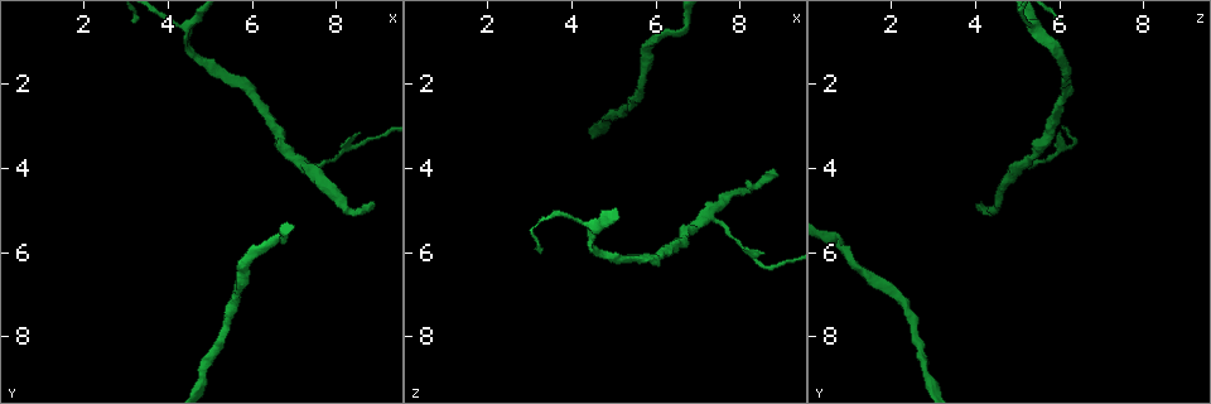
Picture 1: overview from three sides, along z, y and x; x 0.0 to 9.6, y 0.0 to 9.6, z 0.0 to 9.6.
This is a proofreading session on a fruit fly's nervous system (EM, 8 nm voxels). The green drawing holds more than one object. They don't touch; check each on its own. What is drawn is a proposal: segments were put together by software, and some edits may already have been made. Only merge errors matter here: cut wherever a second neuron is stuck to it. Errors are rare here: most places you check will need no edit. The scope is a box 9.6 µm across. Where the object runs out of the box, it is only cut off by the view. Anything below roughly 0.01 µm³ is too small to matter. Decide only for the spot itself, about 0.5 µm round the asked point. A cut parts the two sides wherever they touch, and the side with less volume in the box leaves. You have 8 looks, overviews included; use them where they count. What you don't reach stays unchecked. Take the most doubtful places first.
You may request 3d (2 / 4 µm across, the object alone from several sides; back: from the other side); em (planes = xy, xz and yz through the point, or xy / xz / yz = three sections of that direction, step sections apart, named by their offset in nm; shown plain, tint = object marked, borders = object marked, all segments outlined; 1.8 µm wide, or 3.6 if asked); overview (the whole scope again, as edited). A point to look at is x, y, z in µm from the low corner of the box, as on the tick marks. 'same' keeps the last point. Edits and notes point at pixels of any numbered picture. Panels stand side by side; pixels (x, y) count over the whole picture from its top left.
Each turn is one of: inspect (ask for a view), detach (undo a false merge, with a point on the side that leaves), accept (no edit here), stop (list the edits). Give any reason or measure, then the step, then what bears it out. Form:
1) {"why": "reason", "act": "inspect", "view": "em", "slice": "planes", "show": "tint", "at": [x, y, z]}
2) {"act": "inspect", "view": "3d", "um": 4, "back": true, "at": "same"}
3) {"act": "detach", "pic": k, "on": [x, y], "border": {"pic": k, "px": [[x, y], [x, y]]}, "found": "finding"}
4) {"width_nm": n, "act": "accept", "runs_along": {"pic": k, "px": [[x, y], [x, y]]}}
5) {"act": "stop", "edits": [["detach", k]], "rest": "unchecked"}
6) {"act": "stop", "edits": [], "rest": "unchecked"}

{"why": "branch point", "act": "inspect", "view": "em", "slice": "xz", "step": 16, "show": "tint", "at": [7.15, 4.00, 5.05]}

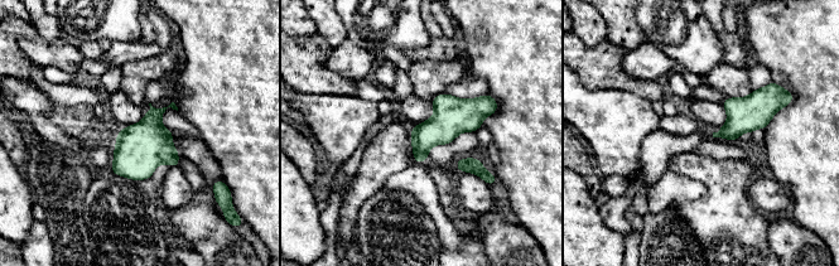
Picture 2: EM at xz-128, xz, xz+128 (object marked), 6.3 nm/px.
{"act": "inspect", "view": "em", "slice": "planes", "show": "tint", "at": "same"}

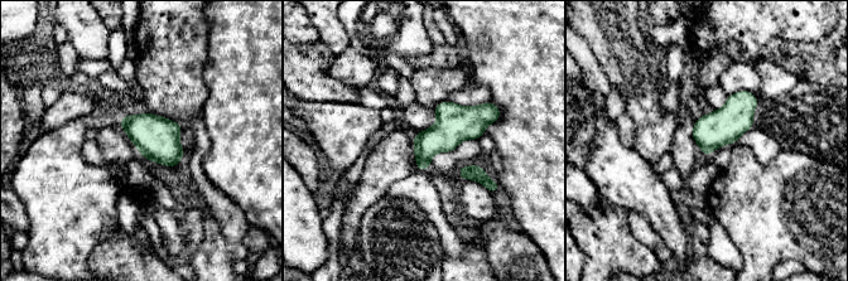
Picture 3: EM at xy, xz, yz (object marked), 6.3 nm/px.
{"width_nm": 220, "act": "accept", "found": "one neuron here"}

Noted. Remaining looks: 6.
{"why": "arms part here", "act": "inspect", "view": "3d", "um": 4, "at": [4.50, 0.65, 5.40]}

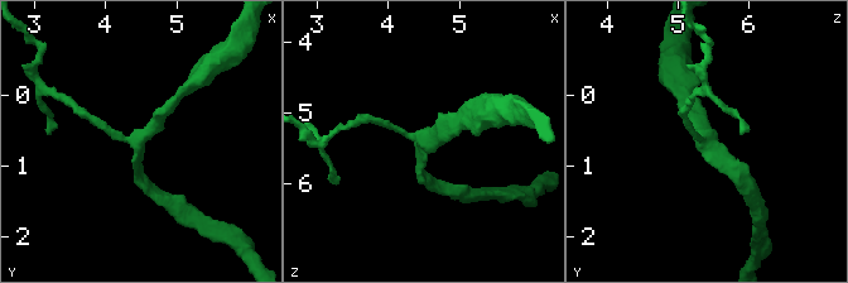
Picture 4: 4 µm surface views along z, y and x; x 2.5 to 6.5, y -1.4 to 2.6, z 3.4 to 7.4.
{"why": "shape alone is not enough", "act": "inspect", "view": "em", "slice": "yz", "step": 4, "show": "tint", "at": [4.40, 0.65, 5.35]}

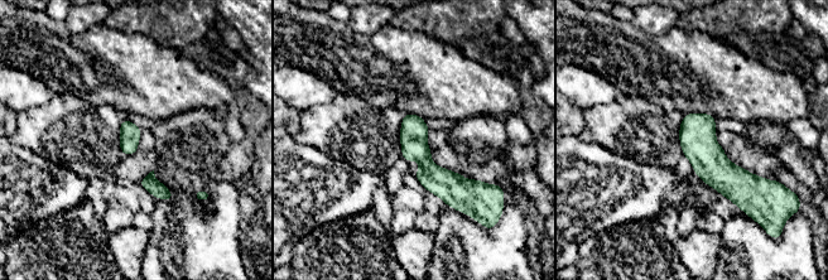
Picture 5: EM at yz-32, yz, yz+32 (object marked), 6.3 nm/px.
{"act": "accept", "runs_along": {"pic": 5, "px": [[405, 117], [413, 144], [453, 204]]}, "found": "one neuron here"}

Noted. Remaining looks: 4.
{"why": "sharp bend", "act": "inspect", "view": "3d", "um": 4, "at": [6.70, 5.65, 0.70]}

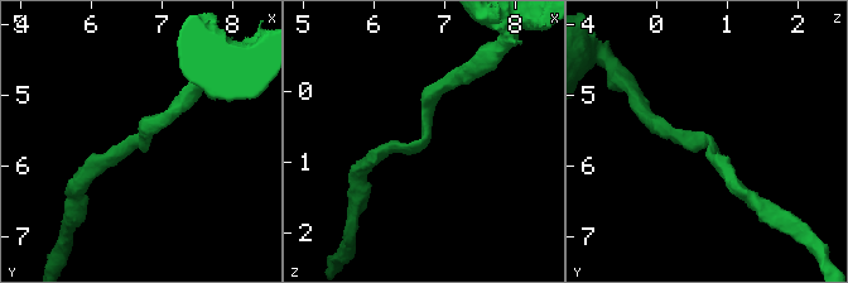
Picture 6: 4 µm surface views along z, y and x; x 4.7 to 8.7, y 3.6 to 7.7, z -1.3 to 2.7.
{"act": "inspect", "view": "em", "slice": "planes", "show": "tint", "at": [6.70, 5.60, 0.65]}

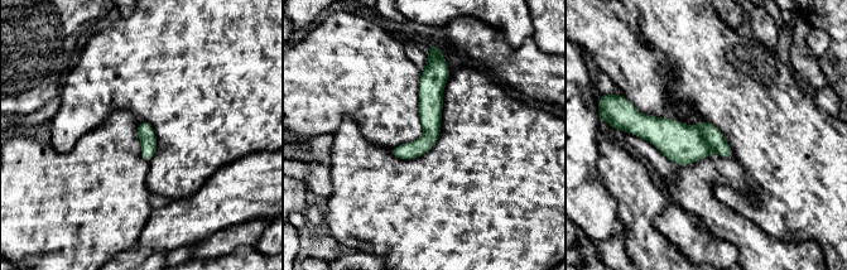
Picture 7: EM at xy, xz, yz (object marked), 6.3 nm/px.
{"act": "accept", "runs_along": {"pic": 7, "px": [[431, 61], [431, 134], [405, 157]]}, "found": "continuous, no second neuron"}

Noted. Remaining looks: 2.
{"act": "stop", "edits": [], "rest": "unchecked"}

